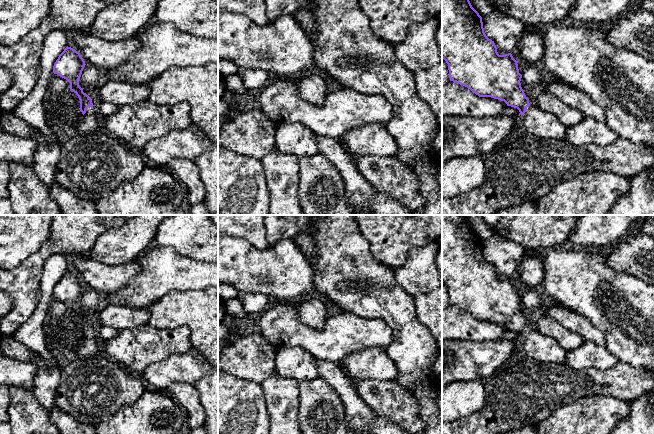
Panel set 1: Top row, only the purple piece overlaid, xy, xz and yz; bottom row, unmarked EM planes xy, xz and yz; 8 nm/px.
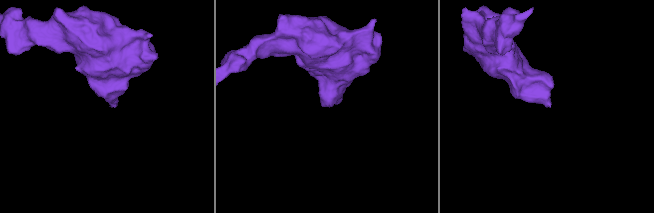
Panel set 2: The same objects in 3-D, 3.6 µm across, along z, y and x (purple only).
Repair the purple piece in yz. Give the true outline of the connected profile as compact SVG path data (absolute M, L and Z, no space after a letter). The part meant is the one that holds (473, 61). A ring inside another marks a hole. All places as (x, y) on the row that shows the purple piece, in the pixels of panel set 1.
M442 0L442 58L448 64L450 81L463 85L479 97L491 97L517 108L526 132L542 139L565 140L567 127L552 113L532 106L521 87L518 61L511 53L499 55L483 28L482 17L469 0Z

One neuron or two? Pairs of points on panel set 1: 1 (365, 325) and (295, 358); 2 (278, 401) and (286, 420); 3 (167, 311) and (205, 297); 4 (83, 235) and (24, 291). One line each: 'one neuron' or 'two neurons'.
1: two neurons
2: one neuron
3: one neuron
4: one neuron

